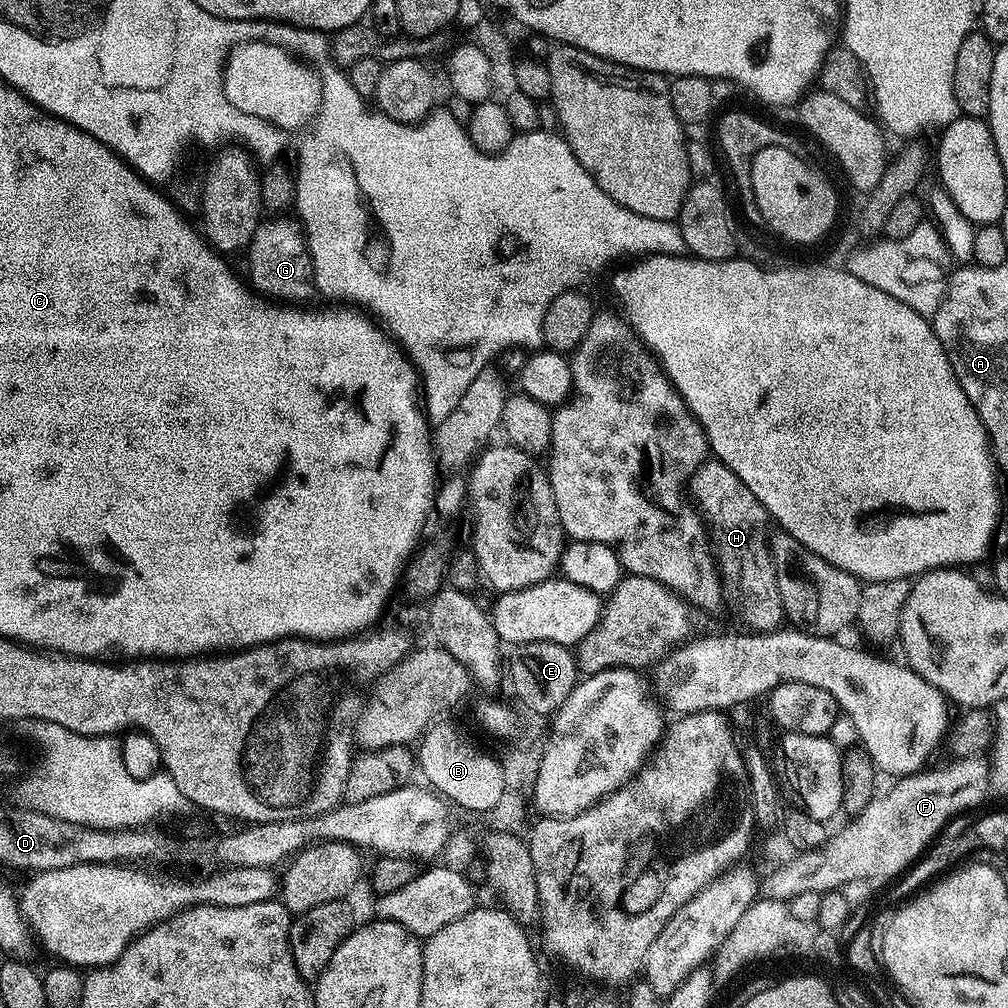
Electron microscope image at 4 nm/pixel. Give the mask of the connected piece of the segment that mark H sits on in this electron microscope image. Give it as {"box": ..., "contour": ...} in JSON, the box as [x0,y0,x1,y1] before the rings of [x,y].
{"box":[686,458,786,633],"contour":[[[715,458],[705,460],[694,470],[686,492],[706,529],[726,608],[728,604],[729,610],[748,627],[745,629],[749,633],[777,631],[786,617],[768,534],[770,517],[762,502],[750,494],[746,482],[742,482],[734,470]]]}

